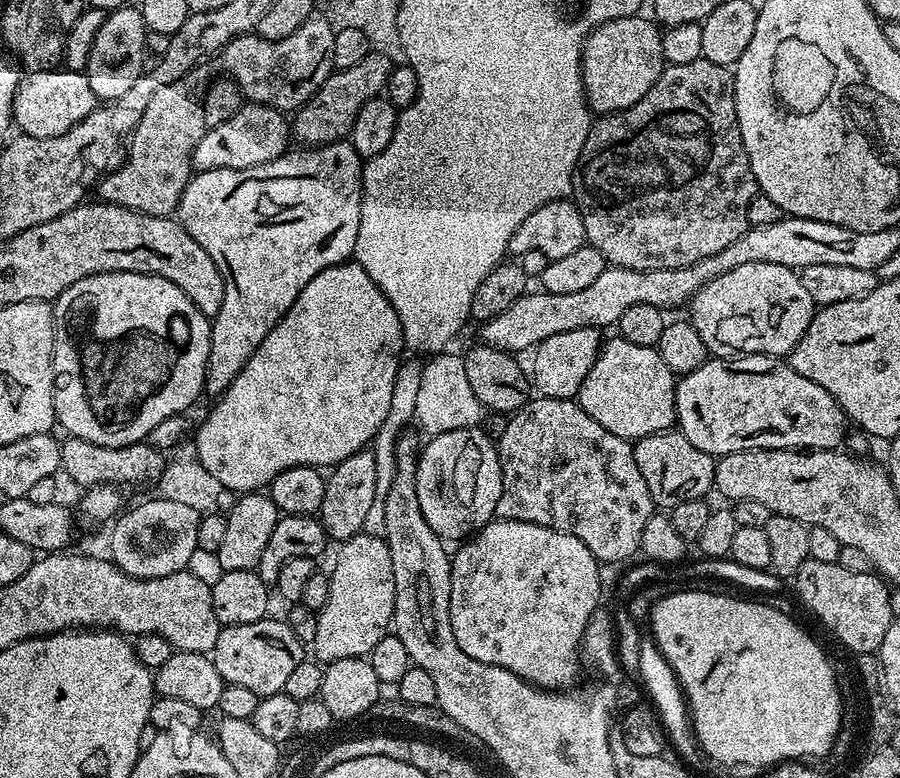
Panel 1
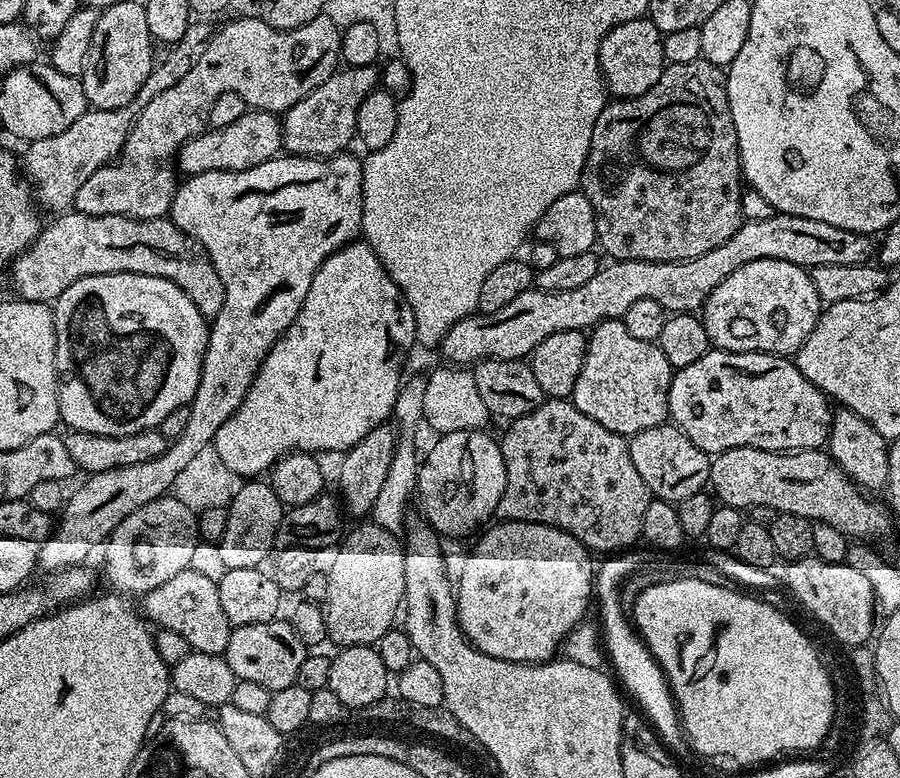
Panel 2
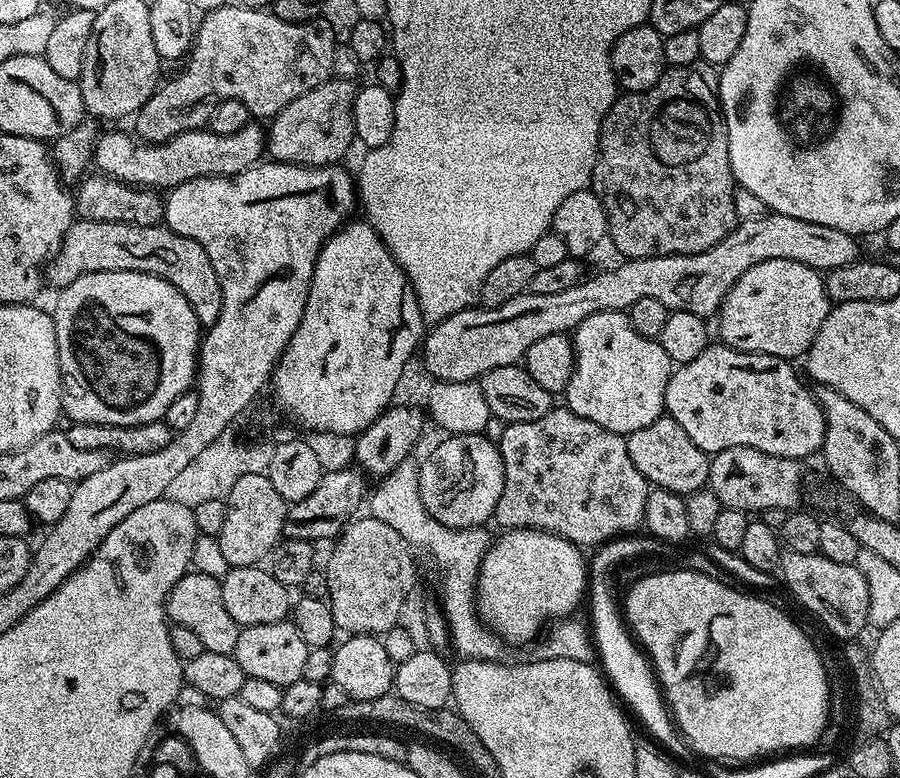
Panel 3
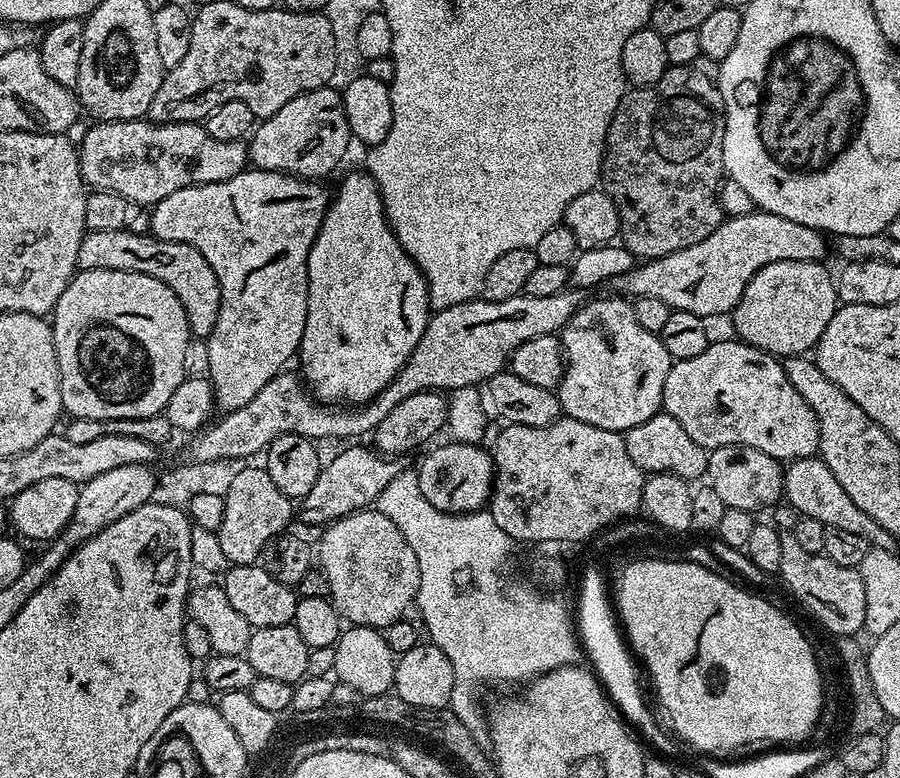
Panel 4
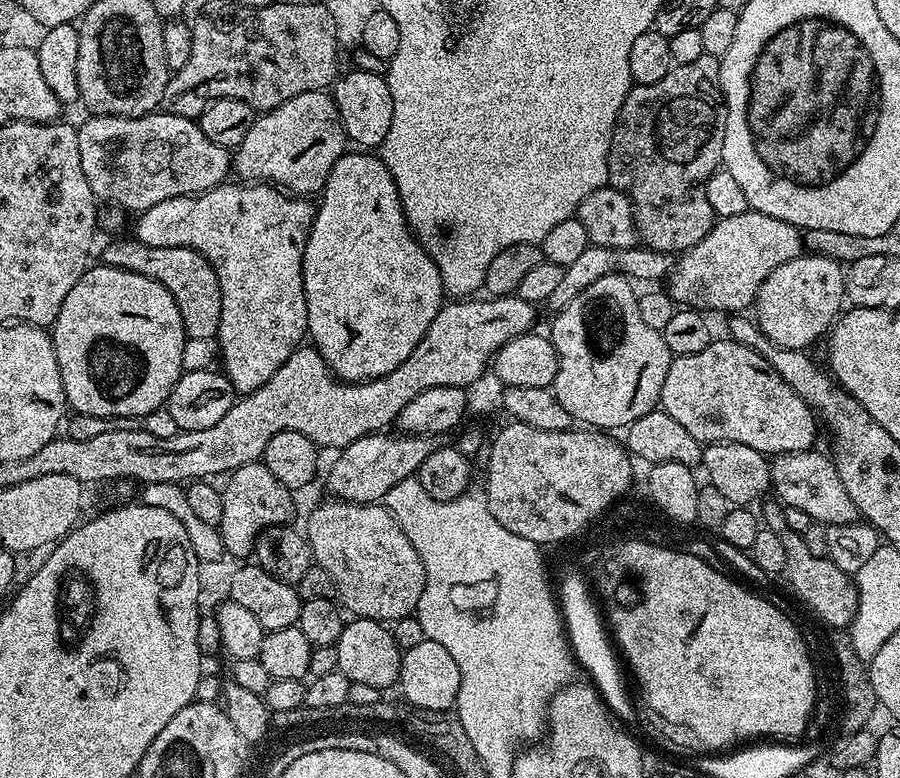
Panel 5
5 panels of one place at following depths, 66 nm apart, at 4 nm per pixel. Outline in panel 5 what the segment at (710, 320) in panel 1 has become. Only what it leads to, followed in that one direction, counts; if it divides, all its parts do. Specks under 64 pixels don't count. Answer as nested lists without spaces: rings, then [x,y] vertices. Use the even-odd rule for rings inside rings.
[[[802,254],[790,262],[782,262],[762,282],[756,295],[757,326],[778,348],[811,349],[811,344],[831,329],[845,307],[844,274],[840,261],[825,256]]]

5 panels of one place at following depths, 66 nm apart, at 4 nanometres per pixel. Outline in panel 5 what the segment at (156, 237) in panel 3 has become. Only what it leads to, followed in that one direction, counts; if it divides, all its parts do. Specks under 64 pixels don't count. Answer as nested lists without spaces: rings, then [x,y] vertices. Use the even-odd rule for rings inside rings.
[[[129,238],[106,245],[102,260],[110,266],[142,274],[166,286],[178,306],[178,314],[182,314],[184,335],[189,341],[211,341],[215,337],[218,322],[222,318],[222,290],[218,286],[218,274],[214,274],[214,266],[210,266],[202,254],[182,246],[146,246],[146,242]]]

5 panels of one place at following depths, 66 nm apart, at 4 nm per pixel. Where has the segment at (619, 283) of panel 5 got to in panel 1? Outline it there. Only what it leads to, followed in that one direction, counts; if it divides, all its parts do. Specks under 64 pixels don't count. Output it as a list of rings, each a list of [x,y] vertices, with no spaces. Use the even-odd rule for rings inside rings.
[[[619,338],[603,341],[586,382],[582,382],[578,403],[598,426],[606,426],[610,434],[635,442],[650,434],[667,432],[677,423],[676,386],[678,380],[662,360],[656,348],[634,346]]]

